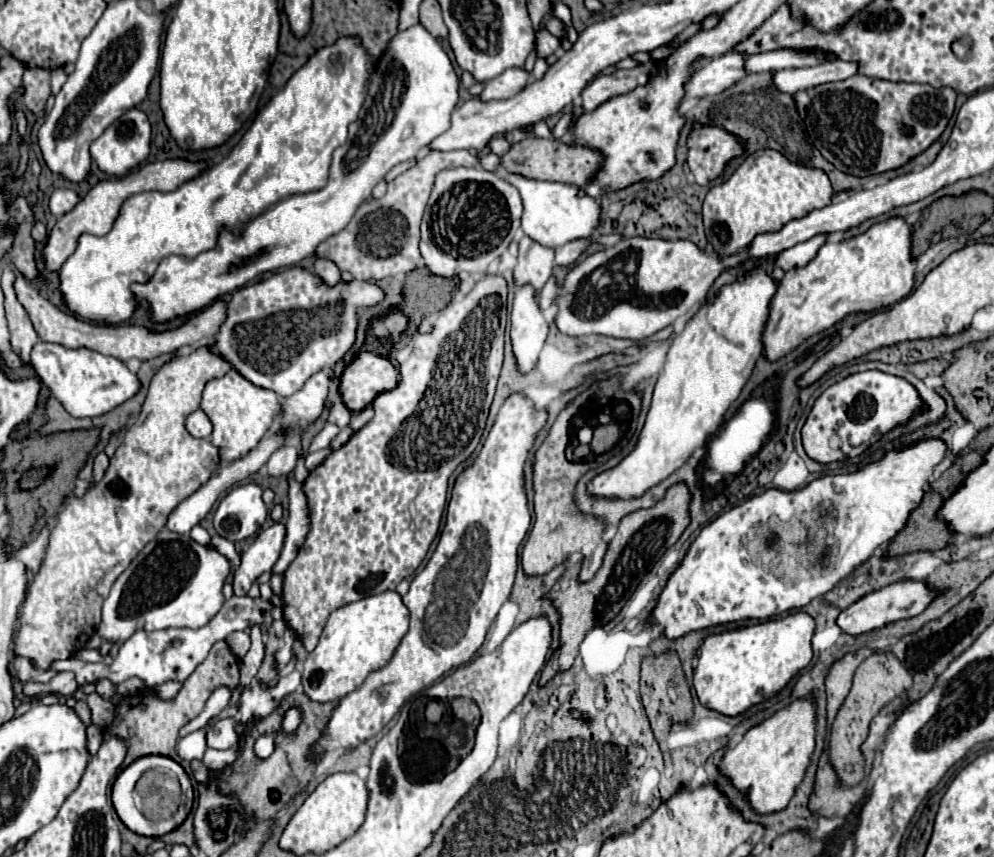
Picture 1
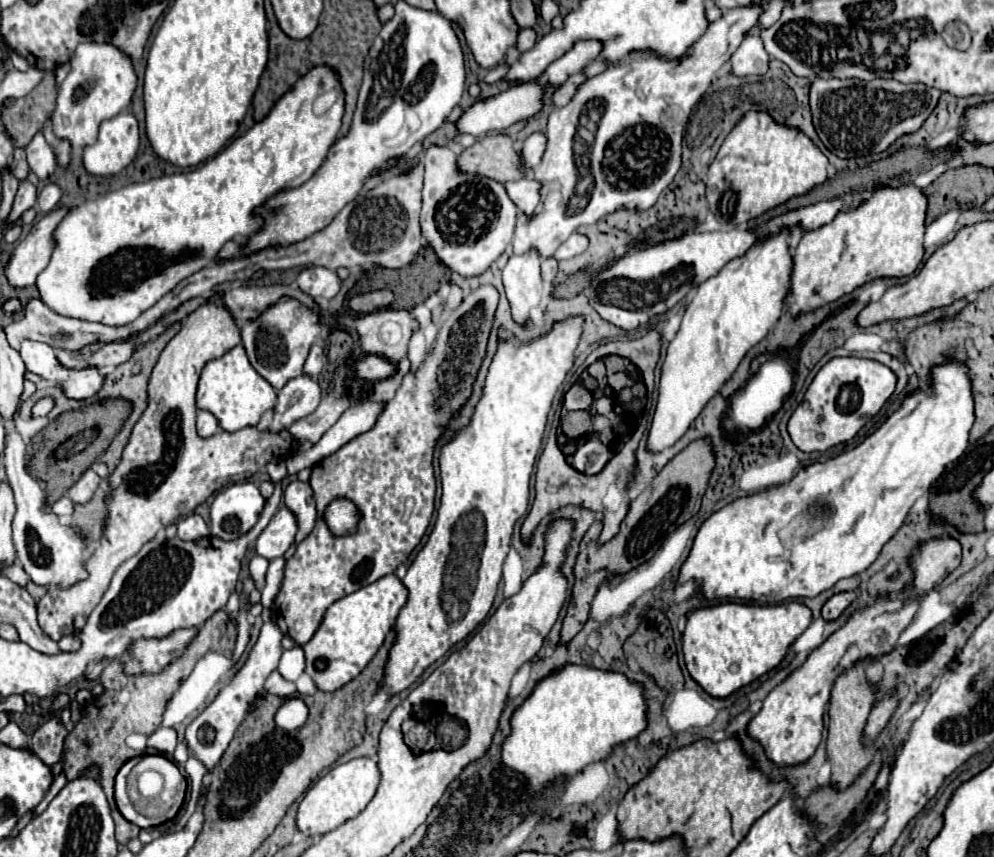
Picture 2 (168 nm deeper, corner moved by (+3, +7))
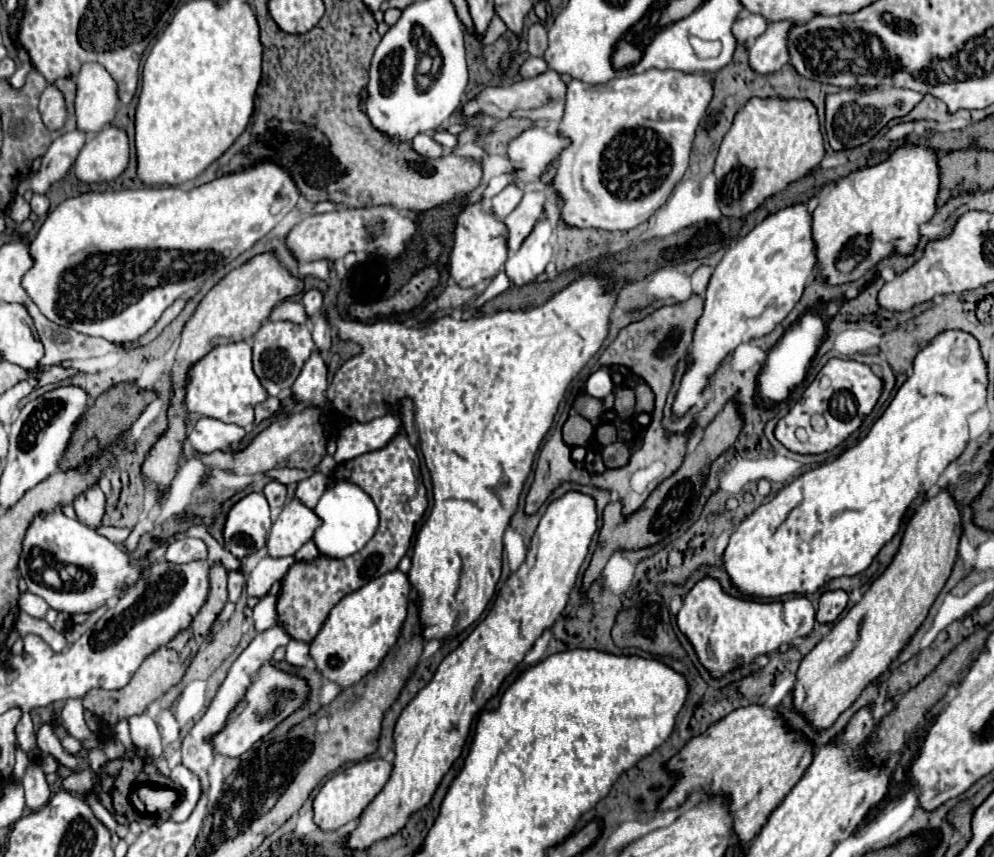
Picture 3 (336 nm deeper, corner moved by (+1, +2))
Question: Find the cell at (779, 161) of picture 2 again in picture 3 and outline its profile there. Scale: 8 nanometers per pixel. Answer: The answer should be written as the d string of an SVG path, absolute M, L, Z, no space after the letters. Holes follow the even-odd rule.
M751 98L745 108L735 114L733 126L721 142L713 170L723 216L745 218L767 198L783 192L791 182L809 176L821 164L823 156L819 118L809 100Z

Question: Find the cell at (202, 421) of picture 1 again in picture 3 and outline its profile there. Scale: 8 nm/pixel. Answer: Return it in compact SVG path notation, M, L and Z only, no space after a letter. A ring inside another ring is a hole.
M199 418L199 422L189 432L187 444L195 452L213 452L225 450L231 444L237 444L245 436L245 430L237 424L225 424L213 418Z

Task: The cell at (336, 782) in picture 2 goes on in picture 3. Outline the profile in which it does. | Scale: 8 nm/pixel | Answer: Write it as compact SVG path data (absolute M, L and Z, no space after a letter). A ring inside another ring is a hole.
M369 758L361 760L353 766L347 766L345 770L337 772L333 778L329 778L319 794L313 798L313 820L321 830L339 830L351 820L357 820L363 808L381 792L385 782L391 776L391 764L381 758Z

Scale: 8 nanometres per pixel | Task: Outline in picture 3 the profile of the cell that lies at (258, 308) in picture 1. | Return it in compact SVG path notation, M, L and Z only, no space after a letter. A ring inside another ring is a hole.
M265 322L253 336L253 368L269 396L287 396L295 378L299 376L305 360L309 360L315 344L307 324L293 322Z

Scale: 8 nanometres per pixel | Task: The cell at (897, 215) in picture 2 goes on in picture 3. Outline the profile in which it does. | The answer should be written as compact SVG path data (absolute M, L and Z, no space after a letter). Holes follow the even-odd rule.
M905 144L885 162L851 172L831 186L813 212L813 242L817 276L827 286L859 280L869 268L889 256L911 256L921 238L921 226L935 214L939 170L935 150Z

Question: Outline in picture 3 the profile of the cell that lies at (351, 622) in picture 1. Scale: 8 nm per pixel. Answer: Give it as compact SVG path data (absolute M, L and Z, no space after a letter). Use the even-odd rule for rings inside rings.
M401 570L387 572L357 592L347 594L327 616L323 628L311 642L311 658L323 678L347 688L357 684L367 672L375 670L395 644L407 616L409 580Z

